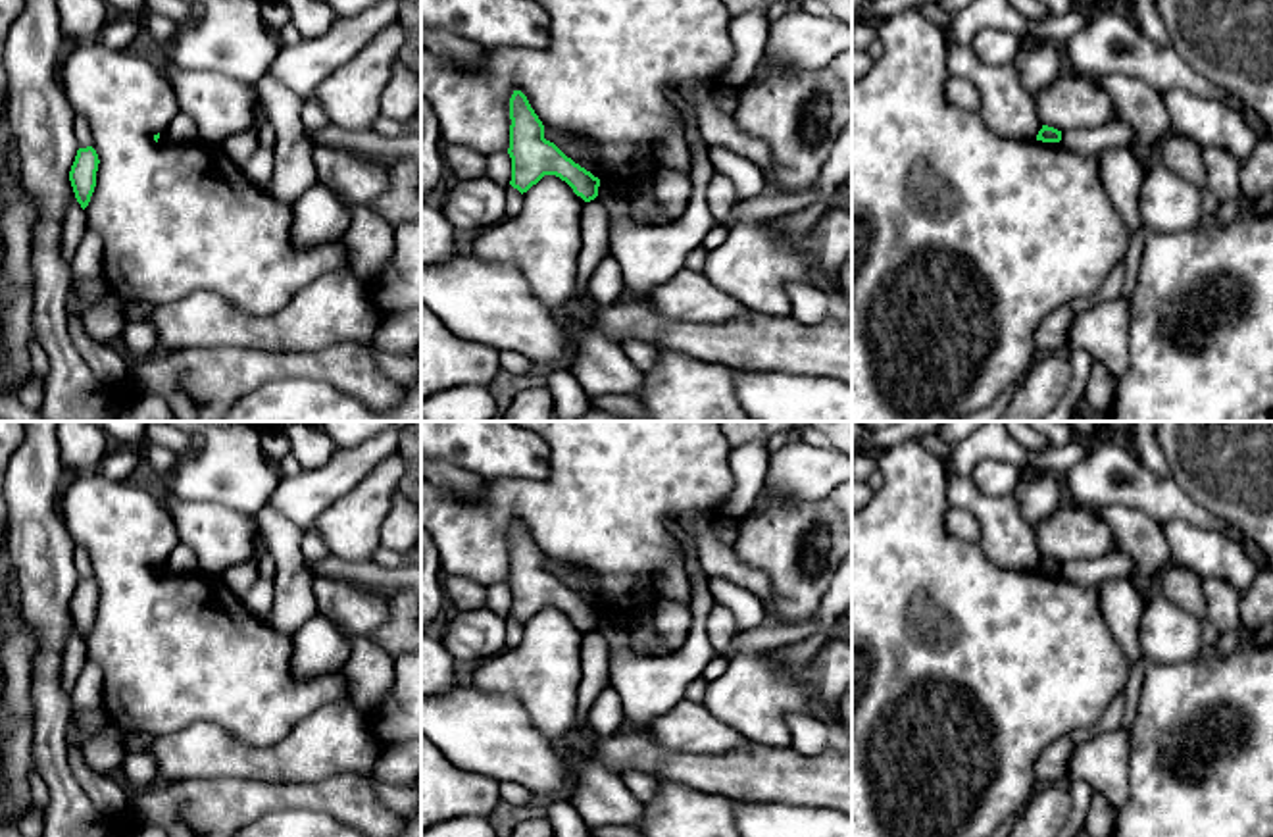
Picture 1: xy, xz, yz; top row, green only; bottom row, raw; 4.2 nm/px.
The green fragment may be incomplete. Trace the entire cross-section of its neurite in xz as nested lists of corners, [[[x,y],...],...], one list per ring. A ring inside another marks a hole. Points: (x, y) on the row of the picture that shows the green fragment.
[[[513,90],[510,98],[510,119],[508,154],[512,158],[510,185],[513,189],[523,194],[544,175],[556,175],[585,202],[598,196],[600,179],[544,139],[544,125],[521,90]]]

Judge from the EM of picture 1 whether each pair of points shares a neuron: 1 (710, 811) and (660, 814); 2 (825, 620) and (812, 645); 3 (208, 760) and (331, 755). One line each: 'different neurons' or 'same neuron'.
1: same neuron
2: same neuron
3: same neuron

